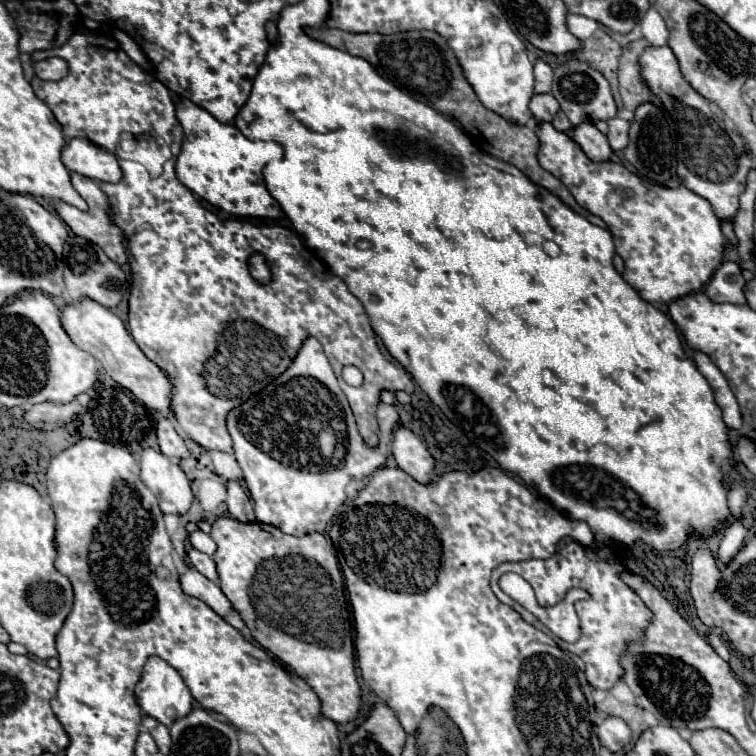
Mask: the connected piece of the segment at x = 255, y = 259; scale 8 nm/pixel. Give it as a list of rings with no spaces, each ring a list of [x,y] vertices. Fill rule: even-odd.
[[[252,256],[252,276],[256,276],[256,280],[268,280],[268,266],[260,256]]]

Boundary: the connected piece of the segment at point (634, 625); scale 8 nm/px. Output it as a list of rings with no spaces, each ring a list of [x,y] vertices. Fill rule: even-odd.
[[[572,542],[568,546],[564,546],[562,550],[558,550],[552,558],[548,560],[526,560],[526,562],[504,562],[500,566],[496,566],[492,570],[492,592],[498,596],[498,600],[502,604],[508,604],[510,608],[514,608],[526,622],[530,622],[532,626],[536,626],[538,630],[542,630],[544,634],[548,634],[562,650],[572,652],[576,656],[580,656],[586,664],[586,678],[588,684],[592,688],[600,688],[600,690],[610,690],[618,678],[622,678],[624,670],[620,668],[620,652],[624,652],[624,644],[628,644],[628,640],[638,640],[644,634],[644,628],[648,626],[648,620],[652,618],[652,612],[648,612],[648,608],[644,606],[644,602],[640,600],[640,596],[636,596],[636,592],[632,592],[622,580],[620,580],[620,572],[624,572],[624,566],[614,558],[614,554],[602,546],[602,544],[592,544],[590,550],[596,550],[596,554],[602,558],[598,562],[588,560],[586,556],[586,548],[580,546],[578,542]],[[504,572],[516,572],[520,574],[536,592],[536,600],[540,606],[556,606],[570,588],[584,588],[588,590],[590,598],[588,600],[580,600],[576,602],[576,612],[580,618],[580,628],[582,628],[582,638],[576,644],[568,644],[564,640],[560,640],[558,636],[554,636],[534,614],[530,614],[528,610],[524,610],[522,606],[514,604],[514,600],[510,596],[506,596],[500,586],[498,586],[498,578]]]

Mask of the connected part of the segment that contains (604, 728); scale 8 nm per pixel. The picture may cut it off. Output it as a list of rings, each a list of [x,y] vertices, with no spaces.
[[[608,716],[598,726],[598,738],[610,752],[622,750],[630,742],[630,736],[632,736],[632,732],[630,732],[628,724],[616,716]]]

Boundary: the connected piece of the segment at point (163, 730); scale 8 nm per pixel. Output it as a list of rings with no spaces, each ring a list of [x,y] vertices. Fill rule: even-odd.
[[[144,716],[142,718],[142,724],[146,726],[146,730],[152,734],[152,738],[156,740],[156,744],[158,744],[158,748],[160,748],[160,752],[162,754],[168,754],[170,752],[170,732],[168,732],[168,728],[164,726],[164,724],[160,724],[156,718],[150,718],[150,716]]]

